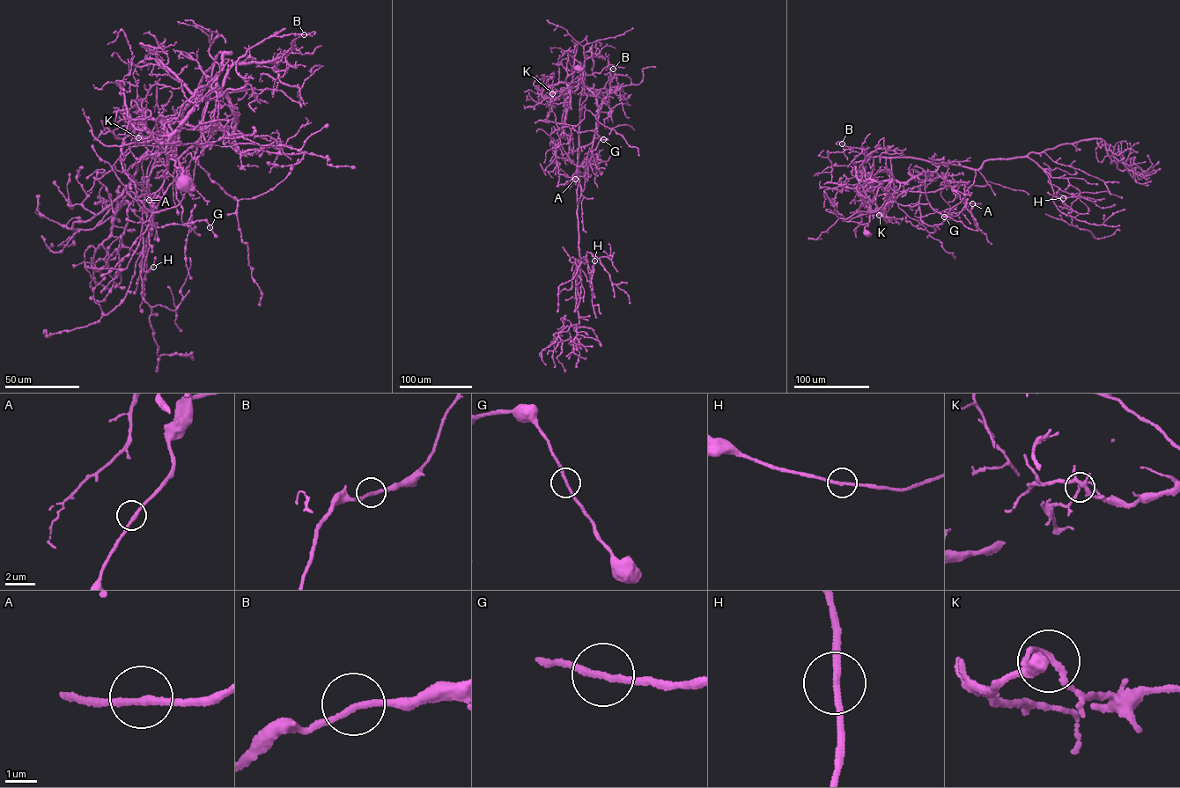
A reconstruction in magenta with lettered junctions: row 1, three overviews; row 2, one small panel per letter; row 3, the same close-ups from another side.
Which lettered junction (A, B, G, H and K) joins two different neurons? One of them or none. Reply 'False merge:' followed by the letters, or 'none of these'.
False merge: K

